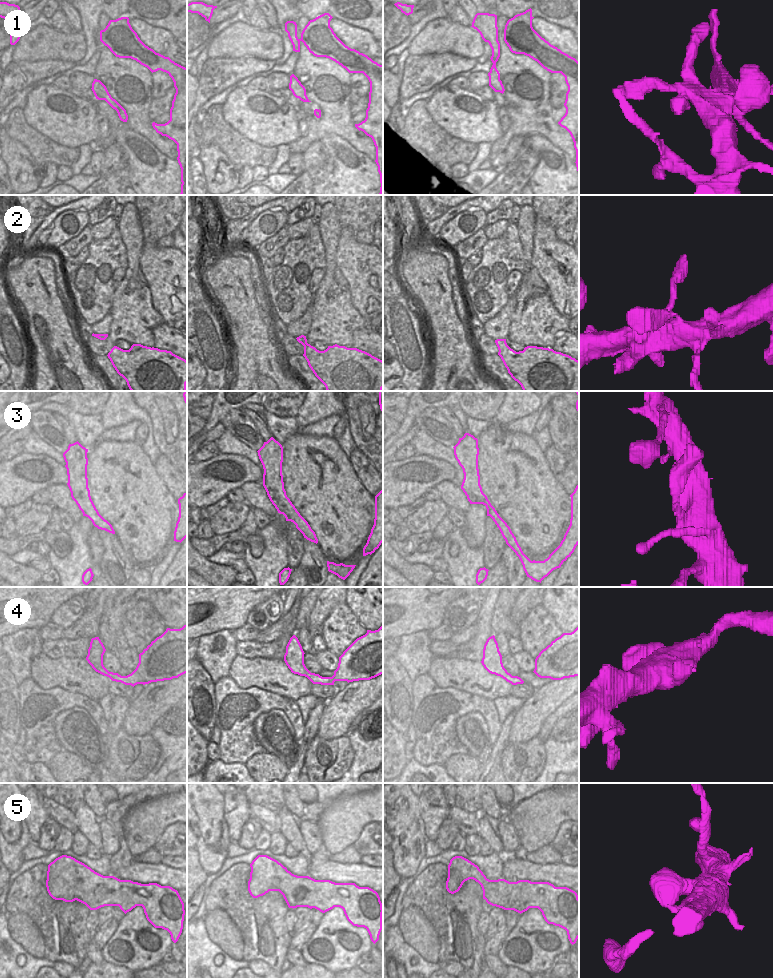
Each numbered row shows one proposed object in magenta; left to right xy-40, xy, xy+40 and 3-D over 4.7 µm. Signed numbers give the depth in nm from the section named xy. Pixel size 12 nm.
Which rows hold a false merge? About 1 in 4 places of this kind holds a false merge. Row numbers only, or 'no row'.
no row

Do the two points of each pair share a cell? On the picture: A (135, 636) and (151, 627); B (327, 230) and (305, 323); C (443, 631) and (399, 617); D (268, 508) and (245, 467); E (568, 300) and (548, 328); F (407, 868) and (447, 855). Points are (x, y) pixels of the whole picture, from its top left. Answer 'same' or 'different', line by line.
A: same
B: different
C: different
D: different
E: different
F: different

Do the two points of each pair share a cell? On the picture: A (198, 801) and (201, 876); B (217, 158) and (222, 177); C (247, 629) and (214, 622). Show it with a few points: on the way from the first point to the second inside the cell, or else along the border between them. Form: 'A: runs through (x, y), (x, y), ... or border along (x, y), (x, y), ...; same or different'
A: border along (197, 851), (199, 864), (207, 875); different
B: runs through (216, 164), (213, 172), (216, 175); same
C: border along (246, 622), (234, 630); different

